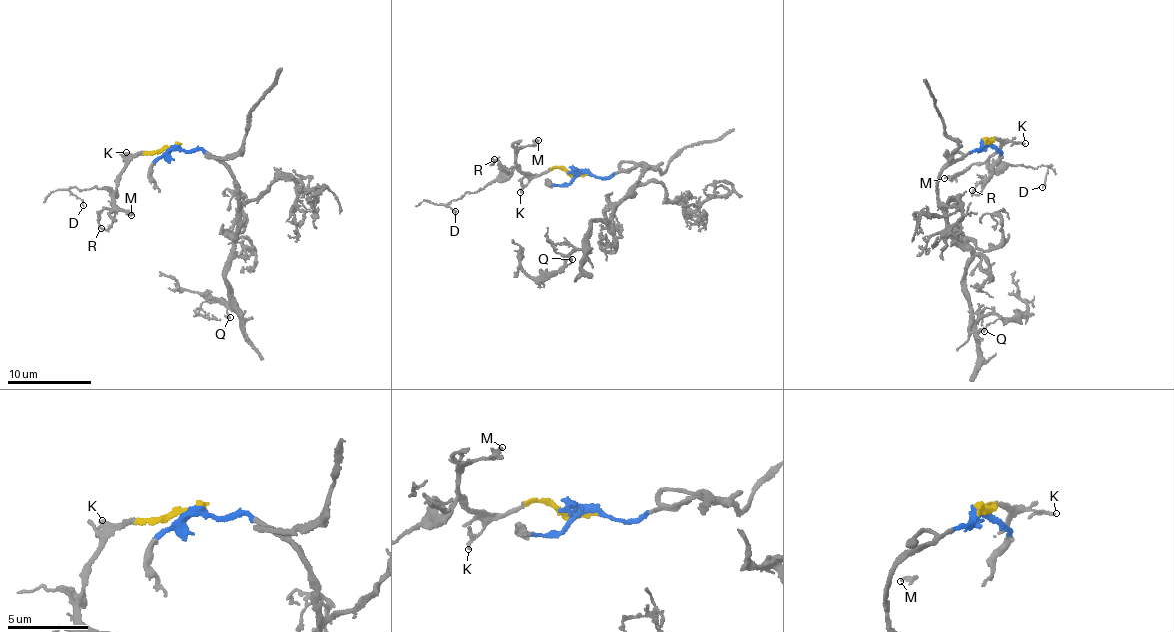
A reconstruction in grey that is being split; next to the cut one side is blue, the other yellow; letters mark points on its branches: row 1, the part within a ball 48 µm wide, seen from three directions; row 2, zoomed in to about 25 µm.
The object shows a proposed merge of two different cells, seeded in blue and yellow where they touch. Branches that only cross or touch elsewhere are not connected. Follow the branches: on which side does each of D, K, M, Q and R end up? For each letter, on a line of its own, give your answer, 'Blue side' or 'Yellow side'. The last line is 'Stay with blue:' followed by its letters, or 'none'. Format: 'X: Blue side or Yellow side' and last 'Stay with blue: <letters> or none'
D: Yellow side
K: Yellow side
M: Yellow side
Q: Blue side
R: Yellow side
Stay with blue: Q

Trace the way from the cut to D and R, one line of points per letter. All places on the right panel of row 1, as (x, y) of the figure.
D: (986, 143), (992, 136), (1001, 143), (989, 158), (993, 168), (1042, 164), (1048, 169), (1043, 187)
R: (986, 143), (992, 136), (1001, 143), (989, 158), (990, 176), (985, 187), (976, 194), (972, 190)

